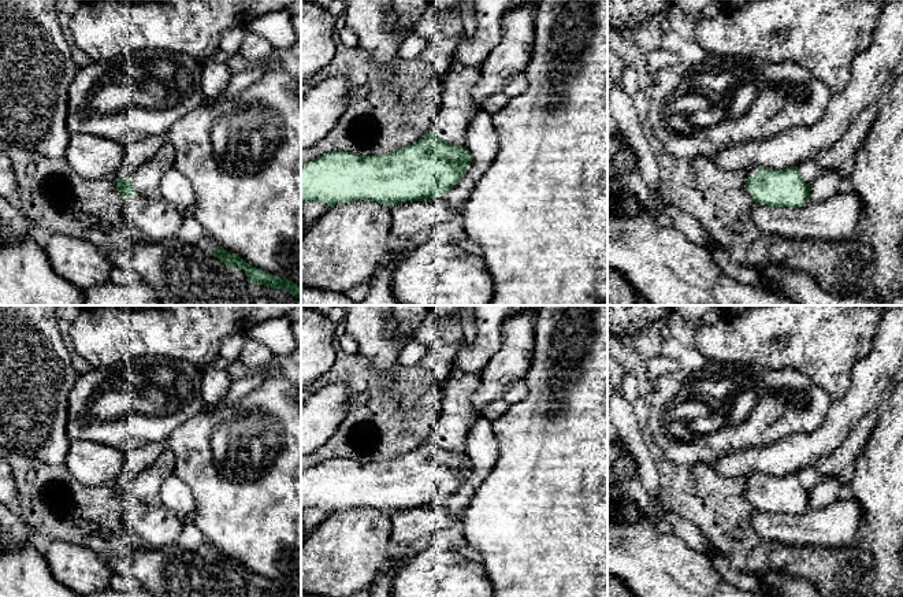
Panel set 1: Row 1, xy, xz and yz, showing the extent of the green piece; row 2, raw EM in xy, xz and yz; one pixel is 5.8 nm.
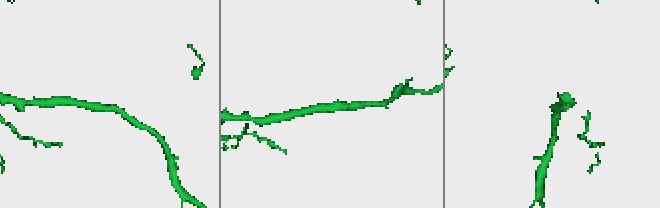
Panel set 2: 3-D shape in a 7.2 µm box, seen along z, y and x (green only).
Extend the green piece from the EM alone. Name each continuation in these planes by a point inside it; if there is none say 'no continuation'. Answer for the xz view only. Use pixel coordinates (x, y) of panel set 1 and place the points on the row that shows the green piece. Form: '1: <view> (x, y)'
no continuation

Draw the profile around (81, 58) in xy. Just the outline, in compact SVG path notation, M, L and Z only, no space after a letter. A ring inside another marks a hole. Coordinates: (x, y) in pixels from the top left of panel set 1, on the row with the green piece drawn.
M77 45L71 47L71 56L78 68L83 68L92 63L90 56Z

